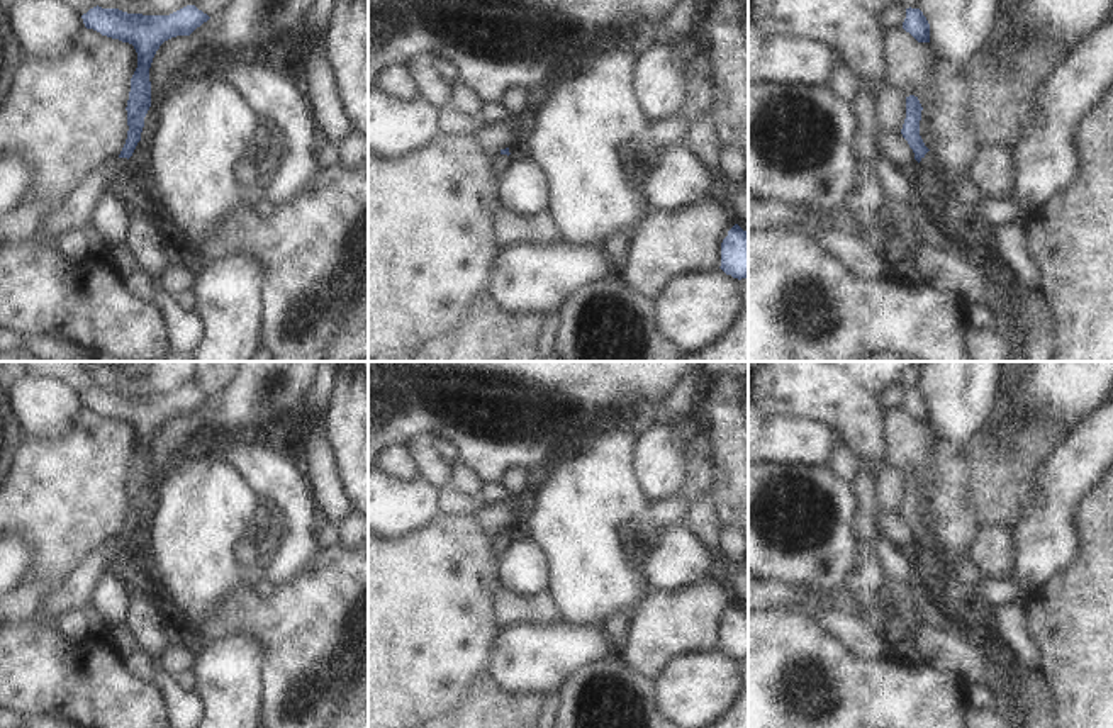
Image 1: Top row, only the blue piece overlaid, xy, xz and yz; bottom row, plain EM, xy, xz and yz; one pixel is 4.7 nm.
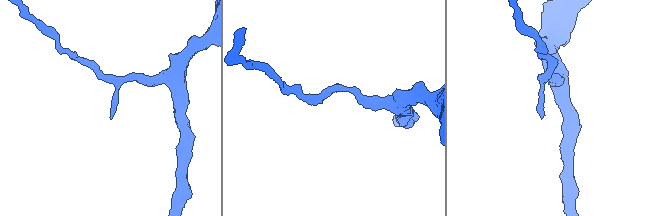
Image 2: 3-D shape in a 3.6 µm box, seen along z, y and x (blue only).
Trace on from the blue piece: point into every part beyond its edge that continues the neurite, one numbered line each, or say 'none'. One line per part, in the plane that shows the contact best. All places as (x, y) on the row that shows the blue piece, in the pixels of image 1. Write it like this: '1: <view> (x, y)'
1: yz (962, 189)

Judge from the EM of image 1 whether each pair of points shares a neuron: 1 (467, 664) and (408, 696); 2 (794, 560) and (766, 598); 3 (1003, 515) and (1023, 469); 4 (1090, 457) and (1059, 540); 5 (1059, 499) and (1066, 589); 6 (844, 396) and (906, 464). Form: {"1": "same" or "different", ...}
{"1": "same", "2": "different", "3": "same", "4": "same", "5": "different", "6": "different"}

